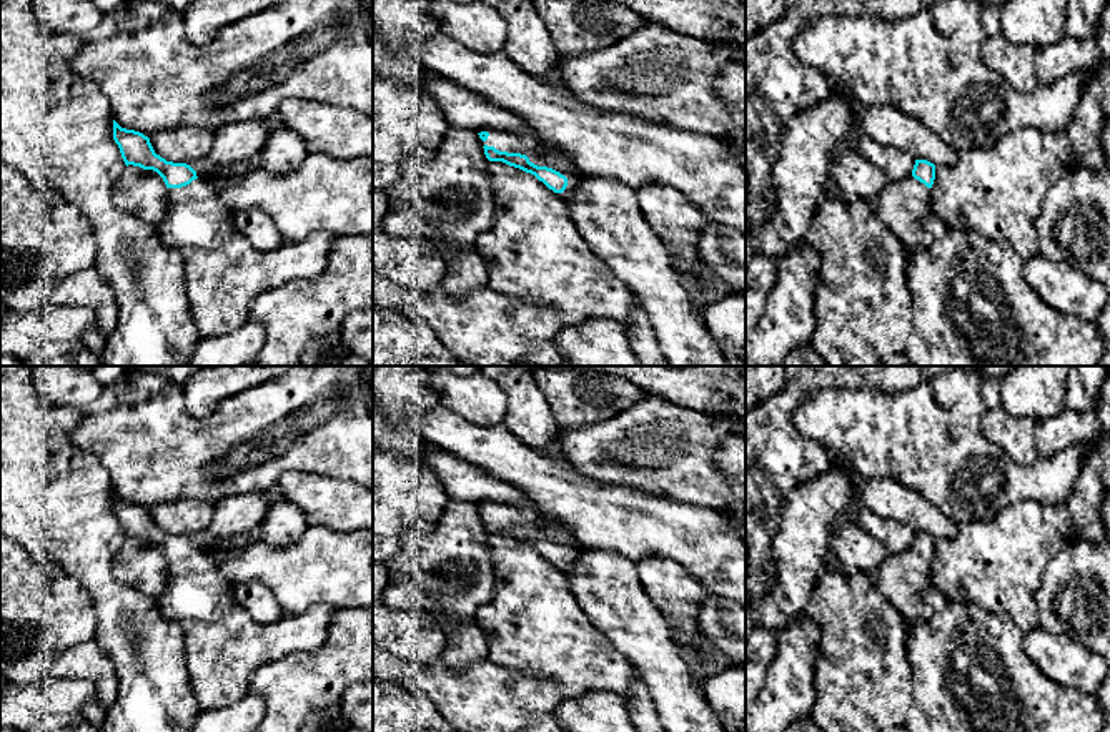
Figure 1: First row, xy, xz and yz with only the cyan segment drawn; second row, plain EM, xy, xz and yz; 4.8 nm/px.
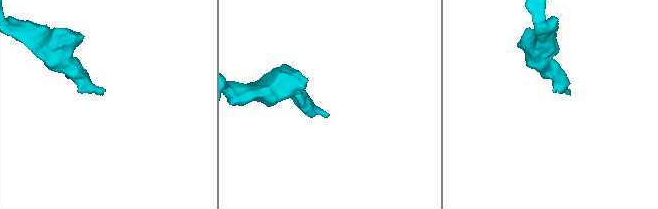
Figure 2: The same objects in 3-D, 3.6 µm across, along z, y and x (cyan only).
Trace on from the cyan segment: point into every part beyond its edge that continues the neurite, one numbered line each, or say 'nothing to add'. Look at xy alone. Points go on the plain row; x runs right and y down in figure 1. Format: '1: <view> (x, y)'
1: xy (223, 644)

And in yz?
1: yz (904, 579)

